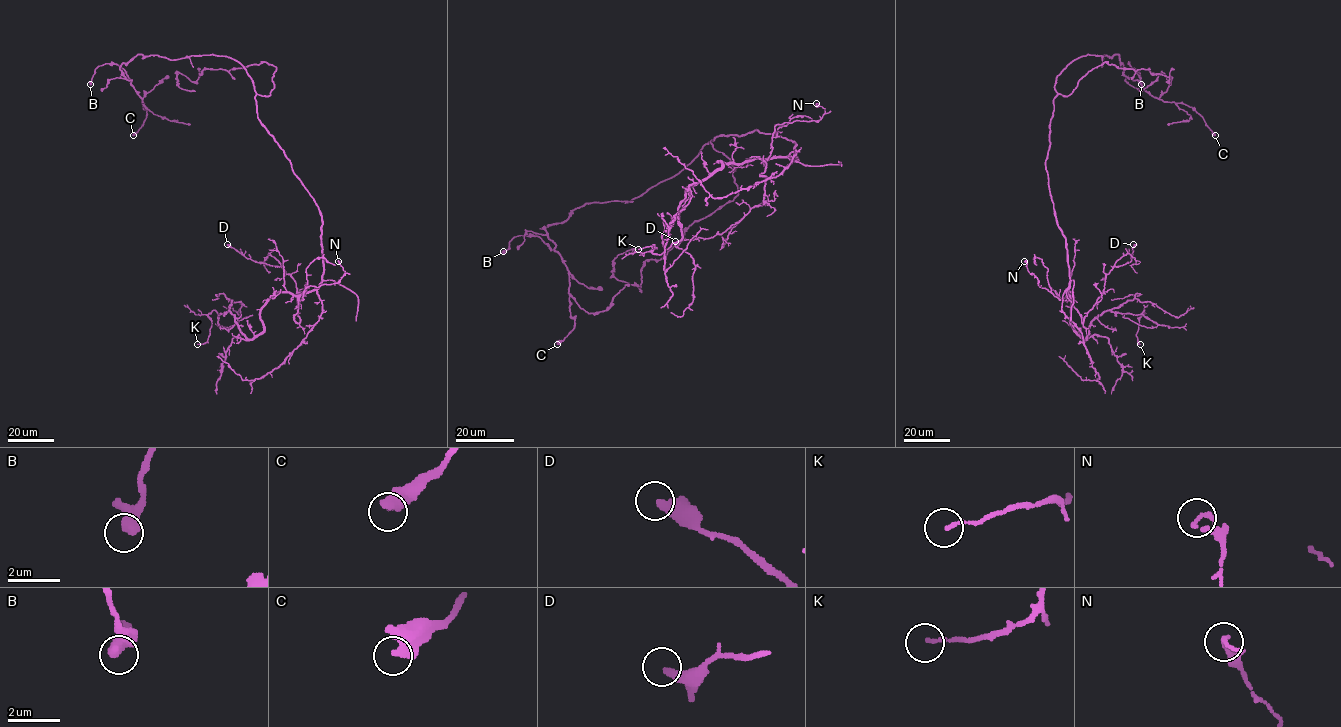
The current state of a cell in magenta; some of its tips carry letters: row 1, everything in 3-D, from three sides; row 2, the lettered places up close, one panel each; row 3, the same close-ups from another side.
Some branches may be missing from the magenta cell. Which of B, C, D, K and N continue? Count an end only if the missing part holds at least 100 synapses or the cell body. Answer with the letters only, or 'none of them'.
none of them

